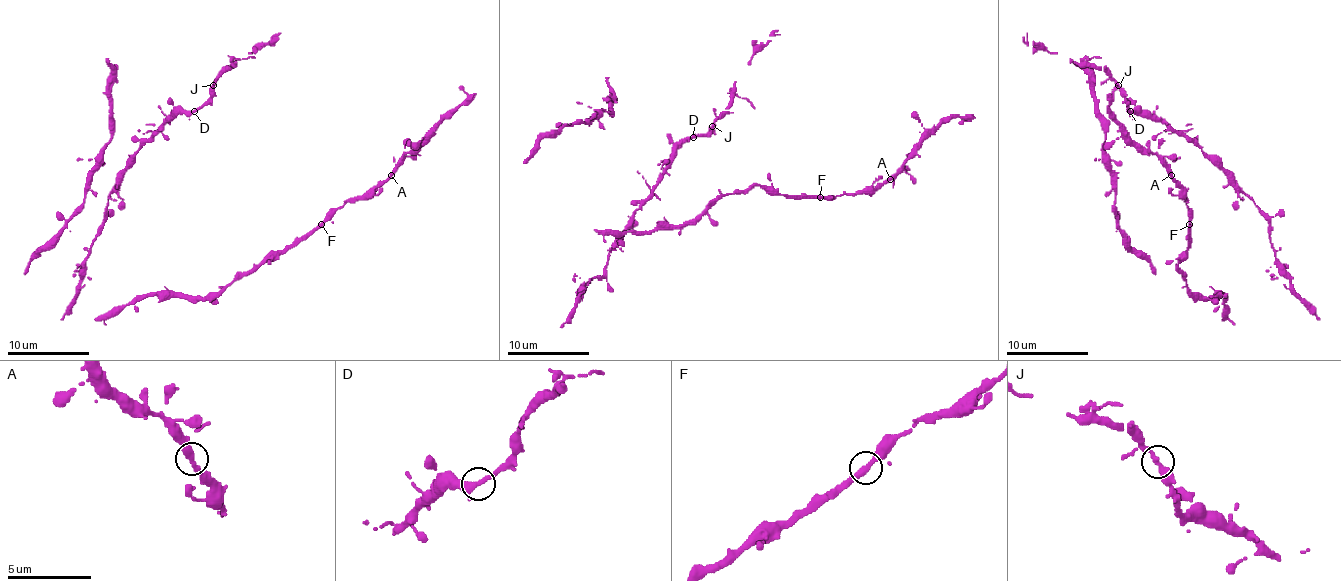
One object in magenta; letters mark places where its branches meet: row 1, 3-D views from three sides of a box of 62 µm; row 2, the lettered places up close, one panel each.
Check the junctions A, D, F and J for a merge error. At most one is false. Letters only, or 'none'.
none

